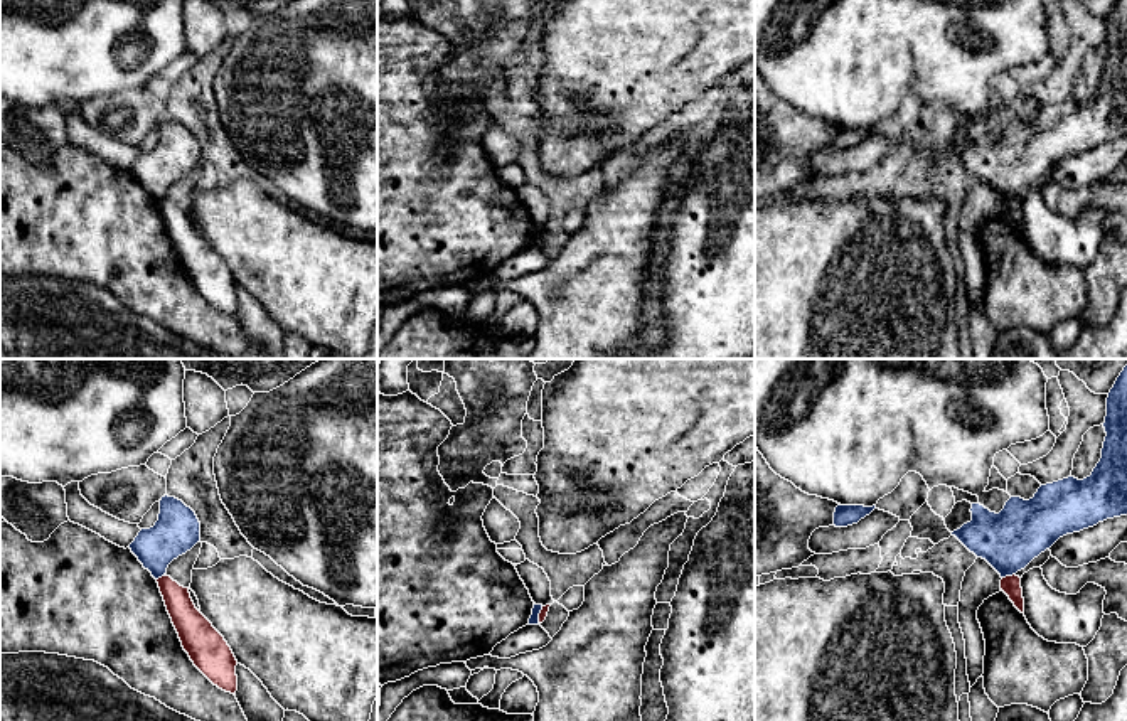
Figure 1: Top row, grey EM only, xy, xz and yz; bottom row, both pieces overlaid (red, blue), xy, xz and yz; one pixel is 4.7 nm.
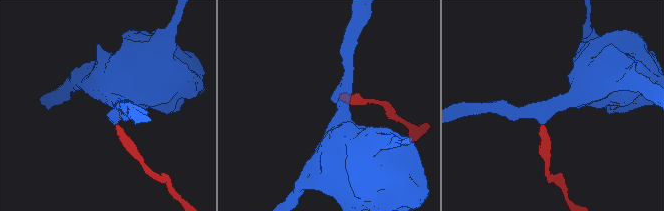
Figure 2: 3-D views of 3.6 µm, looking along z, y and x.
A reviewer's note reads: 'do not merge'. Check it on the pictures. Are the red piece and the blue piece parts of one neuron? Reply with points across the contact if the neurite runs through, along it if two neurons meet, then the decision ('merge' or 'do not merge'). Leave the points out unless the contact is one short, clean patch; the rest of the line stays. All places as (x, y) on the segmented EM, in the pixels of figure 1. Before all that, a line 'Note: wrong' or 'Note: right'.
Note: right
border along yz (1014, 573), (1003, 578); do not merge

